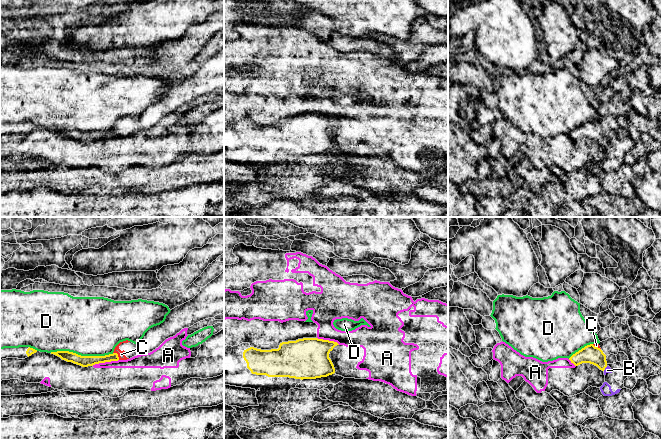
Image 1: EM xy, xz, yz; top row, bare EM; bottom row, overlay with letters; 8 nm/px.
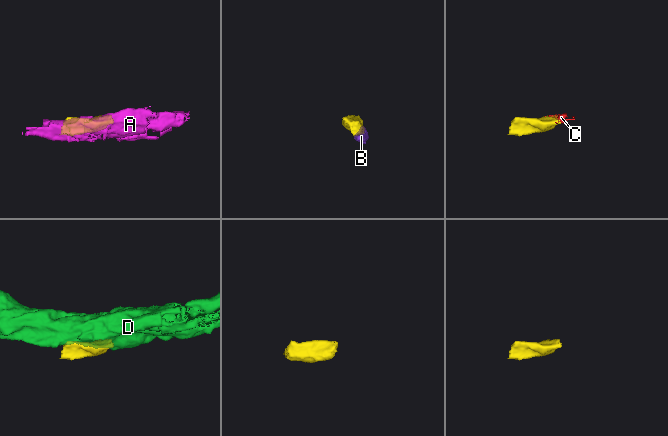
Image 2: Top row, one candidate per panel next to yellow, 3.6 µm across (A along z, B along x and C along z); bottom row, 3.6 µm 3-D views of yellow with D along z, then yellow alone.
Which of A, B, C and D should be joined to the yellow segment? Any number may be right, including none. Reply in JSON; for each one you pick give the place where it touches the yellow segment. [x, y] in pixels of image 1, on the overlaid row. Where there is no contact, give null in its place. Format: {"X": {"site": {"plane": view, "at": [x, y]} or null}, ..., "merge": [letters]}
{"C": {"site": {"plane": "xy", "at": [117, 355]}}, "merge": ["C"]}

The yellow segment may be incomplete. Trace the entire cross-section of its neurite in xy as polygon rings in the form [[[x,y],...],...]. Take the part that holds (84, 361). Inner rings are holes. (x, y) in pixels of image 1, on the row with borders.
[[[224,271],[201,288],[192,300],[172,309],[165,321],[150,328],[137,344],[128,340],[120,342],[112,354],[105,356],[81,356],[69,351],[51,352],[51,354],[82,367],[127,360],[140,354],[150,353],[182,329],[222,313],[224,313]]]

